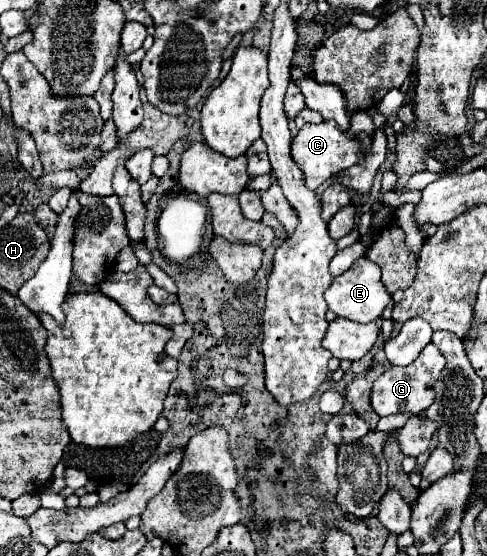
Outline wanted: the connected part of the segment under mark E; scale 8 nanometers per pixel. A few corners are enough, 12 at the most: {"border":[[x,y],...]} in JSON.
{"border":[[360,257],[334,277],[328,307],[368,323],[382,315],[390,293],[380,267]]}

